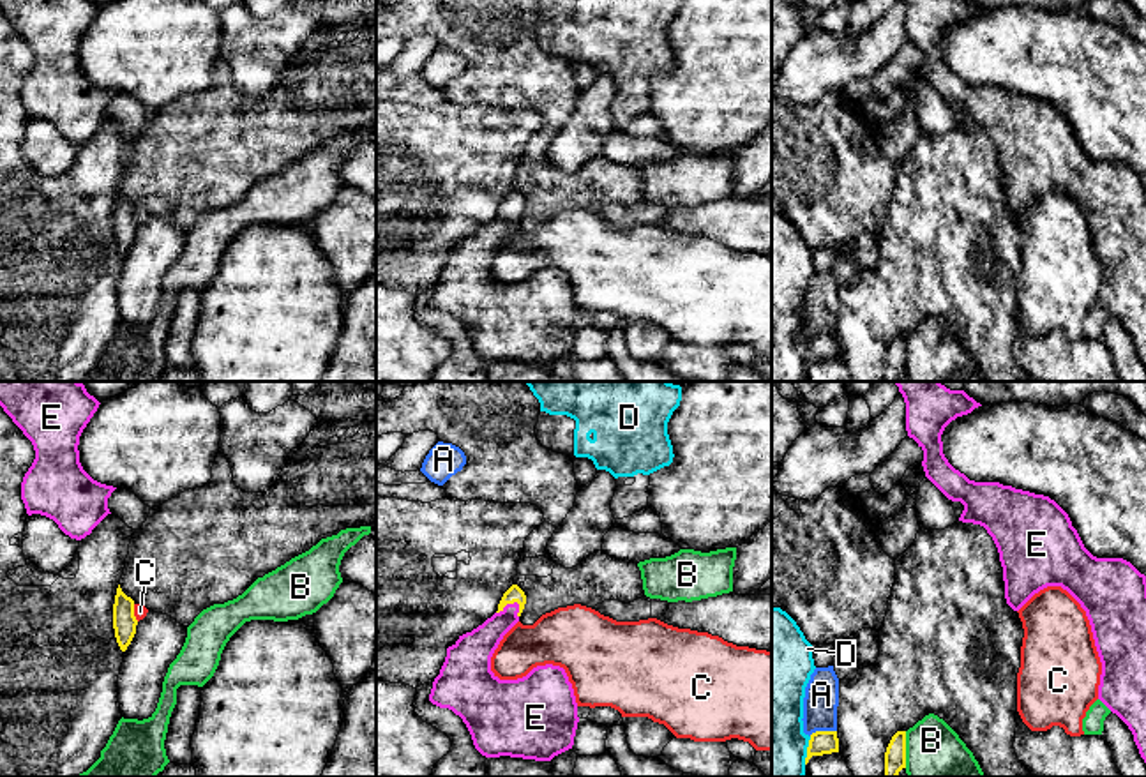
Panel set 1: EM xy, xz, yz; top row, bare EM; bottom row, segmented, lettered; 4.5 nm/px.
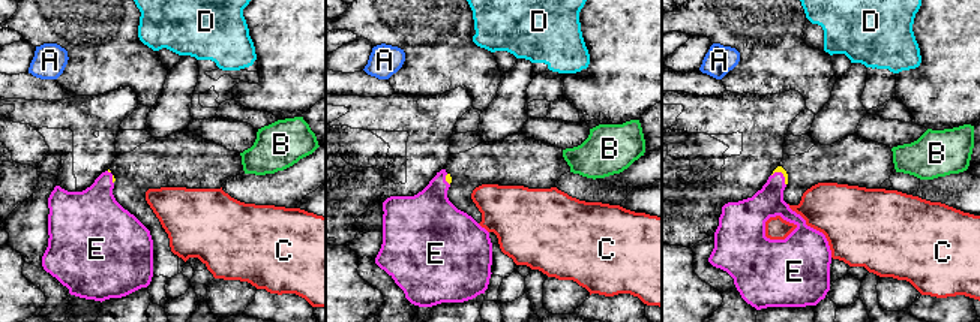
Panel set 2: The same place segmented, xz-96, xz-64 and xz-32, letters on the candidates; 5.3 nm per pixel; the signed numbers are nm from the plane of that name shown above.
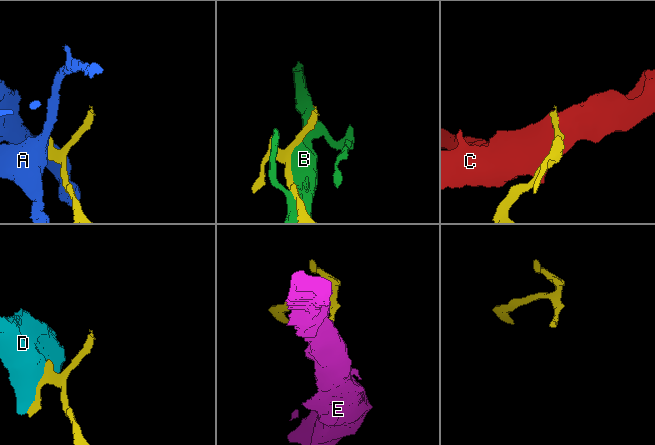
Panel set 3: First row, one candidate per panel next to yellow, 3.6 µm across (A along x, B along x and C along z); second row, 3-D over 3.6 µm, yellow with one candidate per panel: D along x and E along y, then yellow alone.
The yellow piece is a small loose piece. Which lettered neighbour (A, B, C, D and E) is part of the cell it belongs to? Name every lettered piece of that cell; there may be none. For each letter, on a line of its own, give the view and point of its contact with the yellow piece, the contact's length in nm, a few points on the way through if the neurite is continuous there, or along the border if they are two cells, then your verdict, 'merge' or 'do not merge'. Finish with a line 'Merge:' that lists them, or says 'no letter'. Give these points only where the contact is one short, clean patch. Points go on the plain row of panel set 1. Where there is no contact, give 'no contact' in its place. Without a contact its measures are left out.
A: contact yz (821, 336); length 130 nm; do not merge
B: contact yz (904, 354); length 170 nm; do not merge
C: contact xy (133, 218); length 80 nm; border xy (133, 209), (133, 219), (138, 225); do not merge
D: contact yz (807, 355); length 130 nm; do not merge
E: contact xz (507, 207); length 120 nm; way xz (514, 198), (507, 207), (507, 219), (477, 251); merge
Merge: E

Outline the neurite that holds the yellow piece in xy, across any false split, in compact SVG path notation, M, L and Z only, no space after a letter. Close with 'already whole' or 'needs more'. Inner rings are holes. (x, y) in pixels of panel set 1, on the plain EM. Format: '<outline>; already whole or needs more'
M118 189L113 208L113 233L122 256L125 256L131 249L136 238L136 230L138 224L134 221L134 205L127 201Z; already whole

